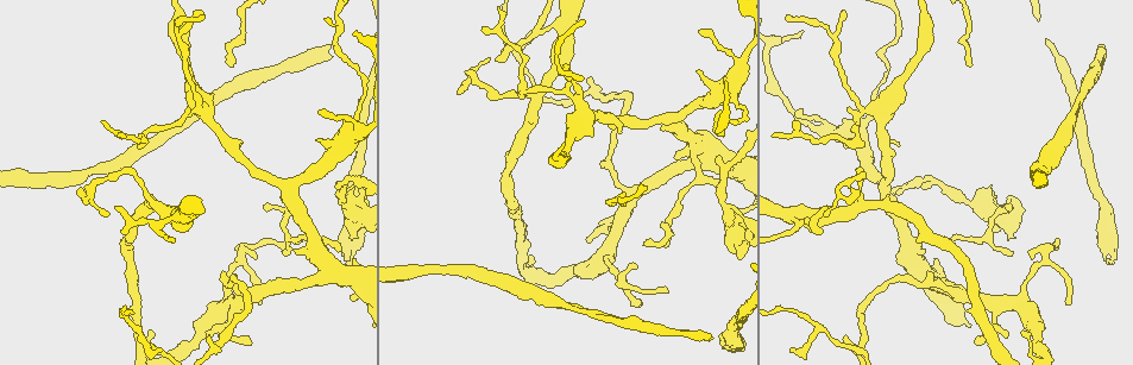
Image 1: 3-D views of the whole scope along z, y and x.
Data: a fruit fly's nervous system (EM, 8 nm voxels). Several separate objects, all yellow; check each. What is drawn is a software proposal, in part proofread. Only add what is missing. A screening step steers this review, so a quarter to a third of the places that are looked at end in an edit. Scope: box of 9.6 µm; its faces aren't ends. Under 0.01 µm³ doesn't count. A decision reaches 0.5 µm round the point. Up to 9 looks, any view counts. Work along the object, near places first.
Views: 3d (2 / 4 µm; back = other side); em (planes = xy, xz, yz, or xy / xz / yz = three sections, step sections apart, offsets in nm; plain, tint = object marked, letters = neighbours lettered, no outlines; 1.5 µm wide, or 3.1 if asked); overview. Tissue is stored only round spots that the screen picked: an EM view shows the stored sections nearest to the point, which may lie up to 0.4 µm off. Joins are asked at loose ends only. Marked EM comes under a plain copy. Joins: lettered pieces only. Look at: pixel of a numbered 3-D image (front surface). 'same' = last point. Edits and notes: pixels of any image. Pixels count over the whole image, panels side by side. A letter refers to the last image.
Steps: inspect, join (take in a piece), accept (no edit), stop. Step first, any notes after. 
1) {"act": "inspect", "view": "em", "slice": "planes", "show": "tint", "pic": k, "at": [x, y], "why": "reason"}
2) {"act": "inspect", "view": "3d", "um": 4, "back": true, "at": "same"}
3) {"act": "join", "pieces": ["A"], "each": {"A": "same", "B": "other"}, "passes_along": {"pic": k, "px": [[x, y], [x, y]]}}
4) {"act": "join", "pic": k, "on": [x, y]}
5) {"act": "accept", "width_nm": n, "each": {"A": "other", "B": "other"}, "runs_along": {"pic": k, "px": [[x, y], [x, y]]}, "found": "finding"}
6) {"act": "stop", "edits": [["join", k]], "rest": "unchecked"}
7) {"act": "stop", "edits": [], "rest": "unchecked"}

{"act": "inspect", "view": "3d", "um": 4, "pic": 1, "at": [1013, 238], "why": "free end"}

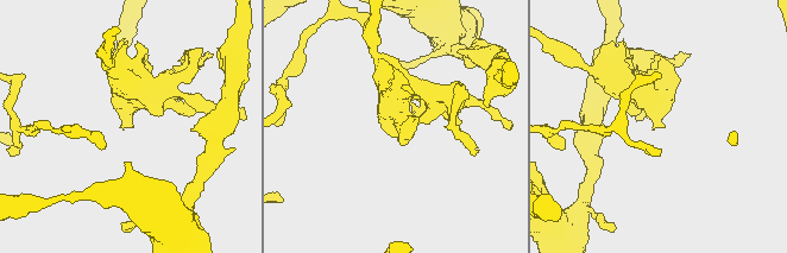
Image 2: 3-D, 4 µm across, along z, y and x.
{"act": "inspect", "view": "em", "slice": "yz", "step": 8, "show": "letters", "pic": 2, "at": [662, 127]}

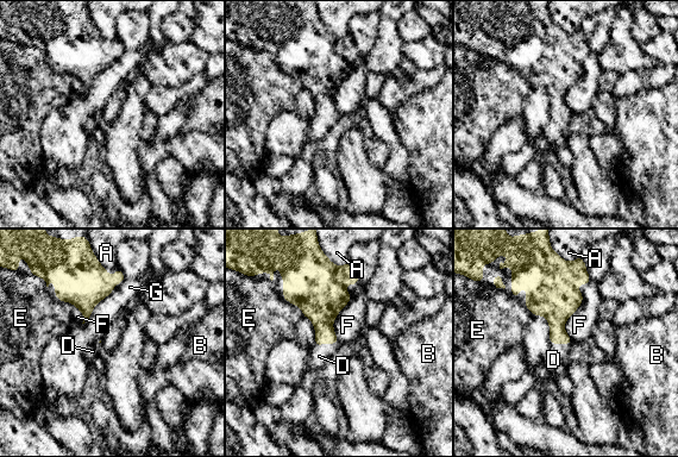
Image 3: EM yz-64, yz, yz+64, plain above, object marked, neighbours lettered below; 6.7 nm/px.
{"act": "join", "pieces": ["D"], "each": {"A": "other", "B": "other", "D": "same", "E": "other", "F": "other", "G": "other"}, "passes_along": {"pic": 3, "px": [[321, 307], [326, 343], [319, 356]]}, "found": "it goes on there"}

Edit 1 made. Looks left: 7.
{"act": "inspect", "view": "3d", "um": 2, "pic": 1, "at": [1106, 262], "why": "branch stops here"}

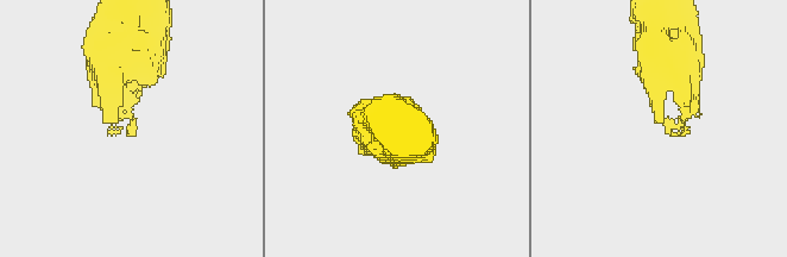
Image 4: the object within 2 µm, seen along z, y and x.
{"act": "inspect", "view": "em", "slice": "planes", "show": "tint", "pic": 4, "at": [136, 120]}

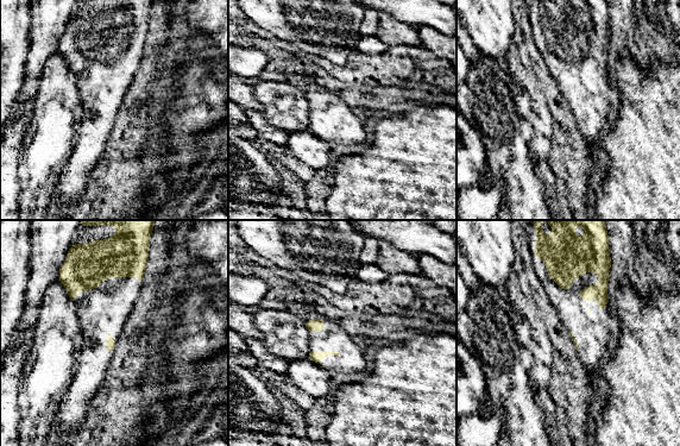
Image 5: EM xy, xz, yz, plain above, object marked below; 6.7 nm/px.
{"act": "inspect", "view": "em", "slice": "planes", "show": "letters", "at": "same"}

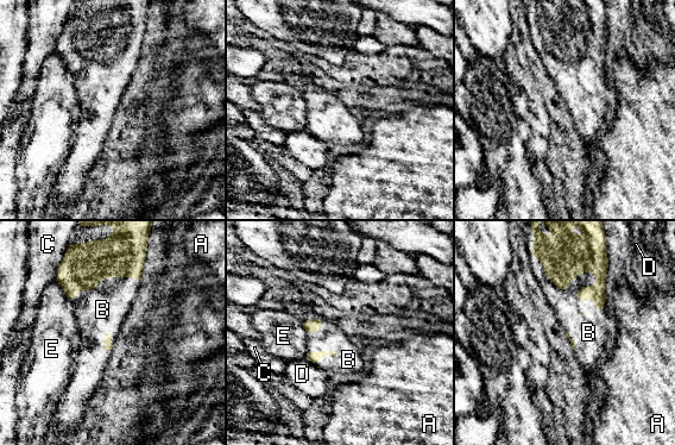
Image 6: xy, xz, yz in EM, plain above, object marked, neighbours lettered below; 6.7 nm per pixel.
{"act": "join", "pieces": ["B"], "longest_contact_nm": ["B", 320], "each": {"A": "other", "B": "same", "C": "other", "D": "other", "E": "other"}, "passes_along": {"pic": 6, "px": [[566, 257], [590, 286], [569, 311]]}, "found": "it goes on there"}

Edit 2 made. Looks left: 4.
{"act": "inspect", "view": "em", "slice": "xz", "step": 8, "show": "tint", "pic": 1, "at": [1058, 249], "why": "an open end"}

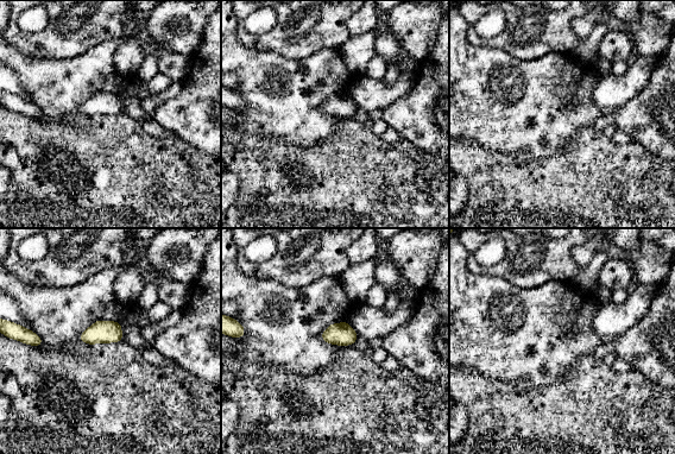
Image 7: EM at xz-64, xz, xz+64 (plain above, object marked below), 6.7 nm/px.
{"act": "inspect", "view": "em", "slice": "planes", "show": "letters", "at": "same"}

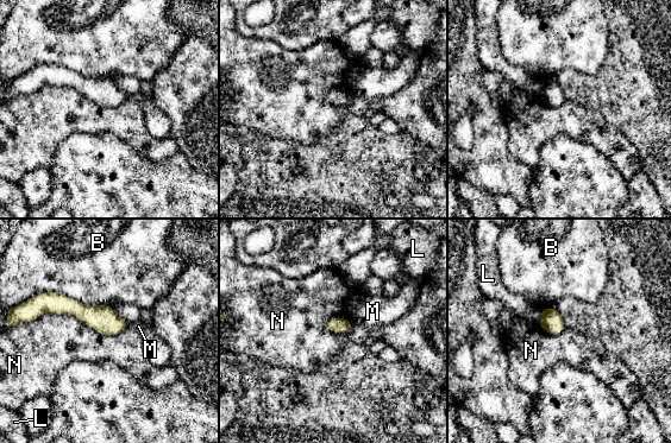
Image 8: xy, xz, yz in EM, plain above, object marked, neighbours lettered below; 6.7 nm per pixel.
{"act": "accept", "longest_contact_nm": ["N", 700], "each": {"B": "other", "L": "other", "M": "other", "N": "other"}, "runs_along": {"pic": 8, "px": [[37, 311], [71, 307], [123, 326]]}, "found": "none of them fits"}

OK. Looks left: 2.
{"act": "inspect", "view": "em", "slice": "planes", "show": "letters", "pic": 1, "at": [459, 94], "why": "free end"}

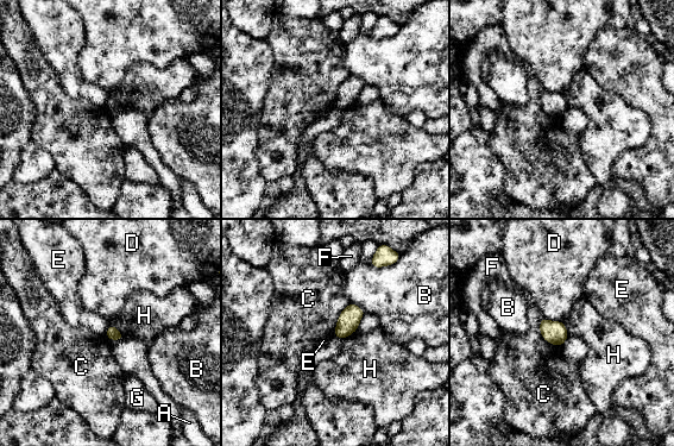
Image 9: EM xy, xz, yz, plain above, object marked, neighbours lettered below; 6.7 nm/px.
{"act": "accept", "width_nm": 90, "each": {"A": "other", "B": "other", "C": "other", "D": "other", "E": "other", "F": "other", "G": "other", "H": "other"}, "found": "no lettered piece goes on from it"}

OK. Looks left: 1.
{"act": "stop", "edits": [["join", 3], ["join", 6]], "rest": "unchecked"}

